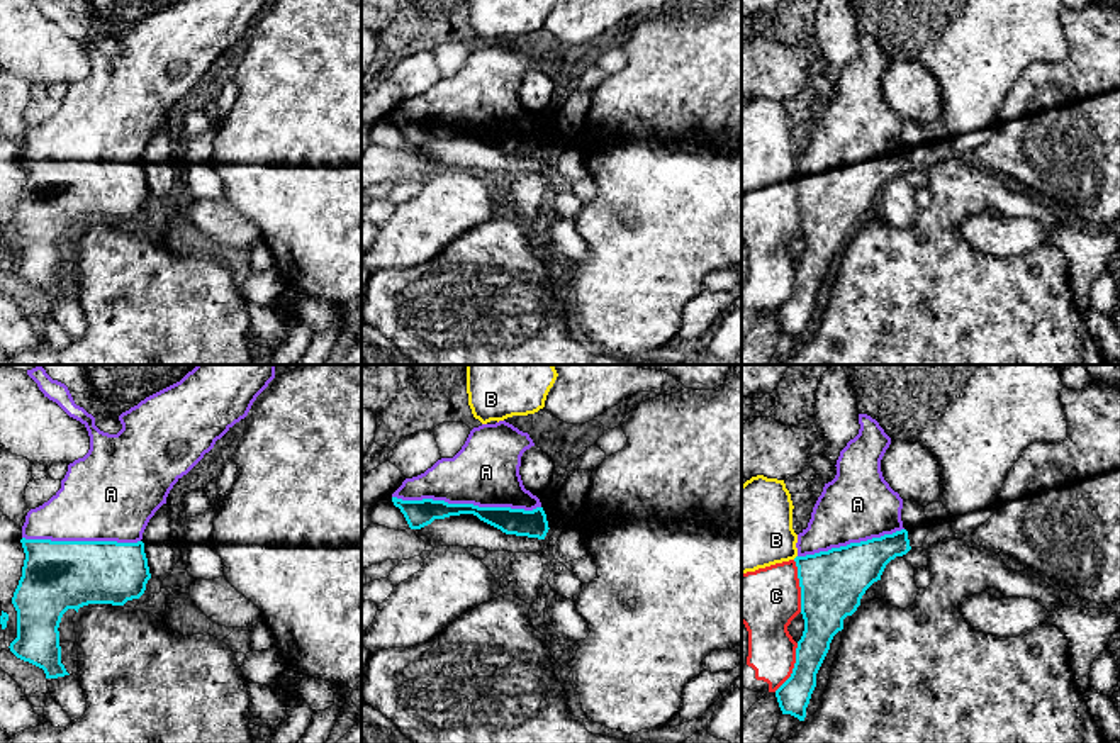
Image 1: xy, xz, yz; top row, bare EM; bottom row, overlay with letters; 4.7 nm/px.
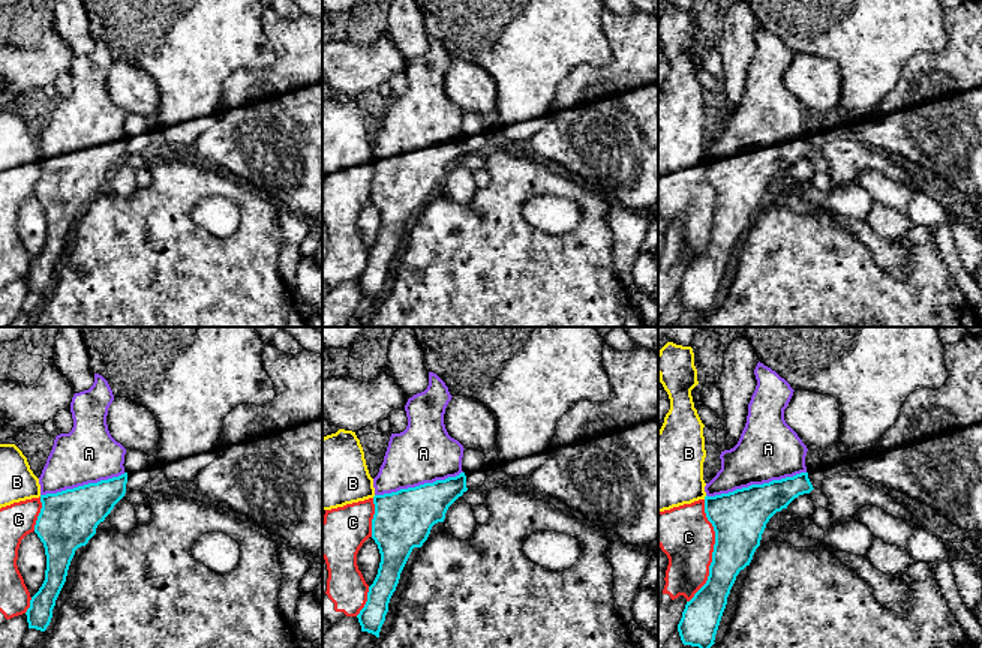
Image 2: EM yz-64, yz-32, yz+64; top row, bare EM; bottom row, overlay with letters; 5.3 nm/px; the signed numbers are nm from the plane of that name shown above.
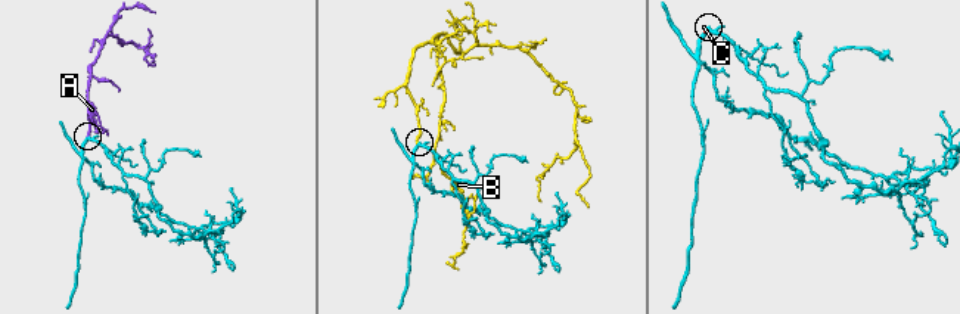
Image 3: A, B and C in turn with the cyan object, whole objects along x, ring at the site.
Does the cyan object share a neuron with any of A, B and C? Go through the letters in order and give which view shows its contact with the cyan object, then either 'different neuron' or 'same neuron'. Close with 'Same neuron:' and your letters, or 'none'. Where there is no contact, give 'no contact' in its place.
A: meets cyan in xz; same neuron
B: no contact; different neuron
C: meets cyan in yz; different neuron
Same neuron: A

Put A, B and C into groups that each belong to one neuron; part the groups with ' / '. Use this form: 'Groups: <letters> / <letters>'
Groups: A / B C

